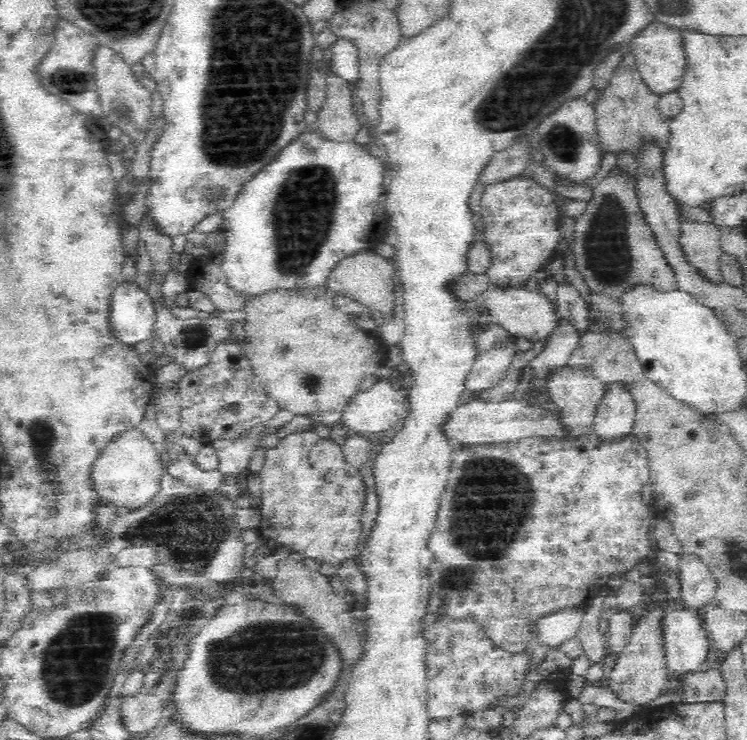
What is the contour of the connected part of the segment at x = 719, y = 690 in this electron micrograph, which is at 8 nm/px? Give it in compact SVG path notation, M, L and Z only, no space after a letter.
M704 667L700 671L682 673L680 688L684 689L684 702L714 702L721 701L725 686L719 669Z

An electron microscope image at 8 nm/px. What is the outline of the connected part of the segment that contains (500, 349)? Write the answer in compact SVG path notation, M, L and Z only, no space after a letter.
M496 343L490 350L480 352L472 368L466 375L463 390L464 392L477 392L493 388L506 375L511 359L516 353L514 343Z

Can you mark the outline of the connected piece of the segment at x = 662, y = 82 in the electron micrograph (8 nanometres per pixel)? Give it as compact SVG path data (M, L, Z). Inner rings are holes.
M654 21L631 40L628 49L635 55L638 71L652 93L676 91L681 85L687 70L687 55L680 32Z

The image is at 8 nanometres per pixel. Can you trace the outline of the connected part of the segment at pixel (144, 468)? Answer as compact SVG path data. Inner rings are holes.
M130 428L114 435L102 448L90 470L92 489L108 506L122 506L134 510L147 504L160 492L164 466L156 444L150 442L140 428Z

